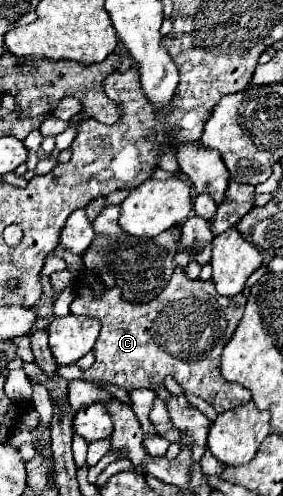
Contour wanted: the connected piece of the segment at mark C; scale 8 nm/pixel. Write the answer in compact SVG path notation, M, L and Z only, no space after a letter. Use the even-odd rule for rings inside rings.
M180 266L174 268L170 284L166 284L160 296L150 304L124 302L118 286L104 286L104 282L90 270L80 272L72 282L76 296L70 304L70 312L96 316L102 322L100 336L92 350L96 360L88 370L84 370L82 380L96 386L114 384L132 392L136 388L160 388L164 386L164 378L172 376L186 392L212 404L218 414L252 398L250 390L226 382L220 374L220 352L242 318L246 296L220 296L212 280L188 280Z

